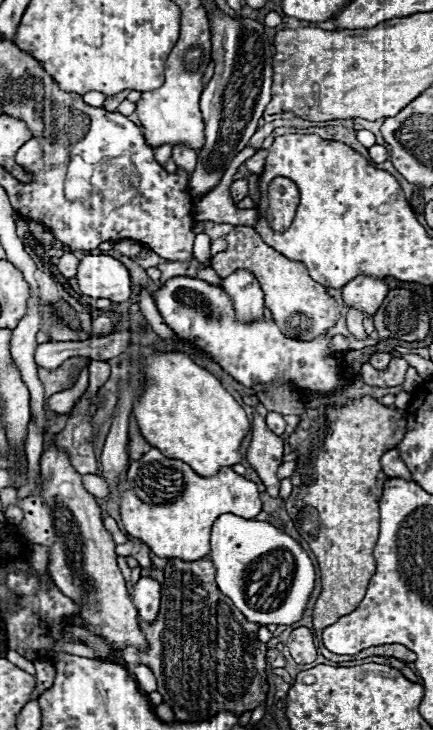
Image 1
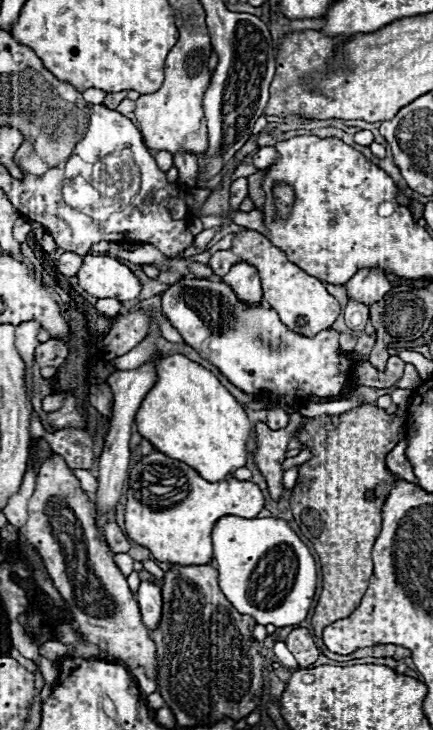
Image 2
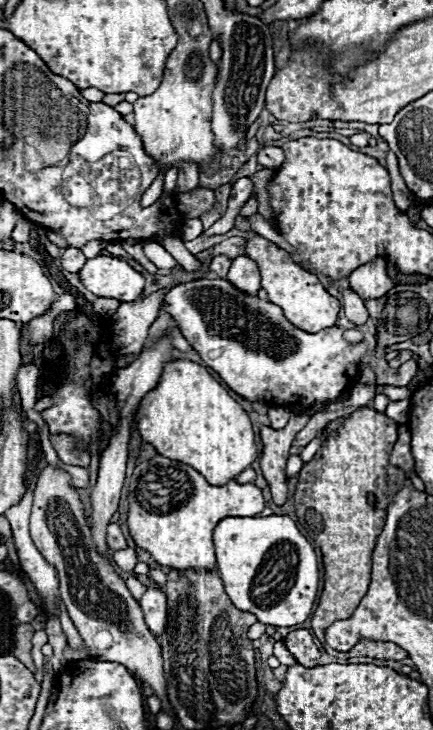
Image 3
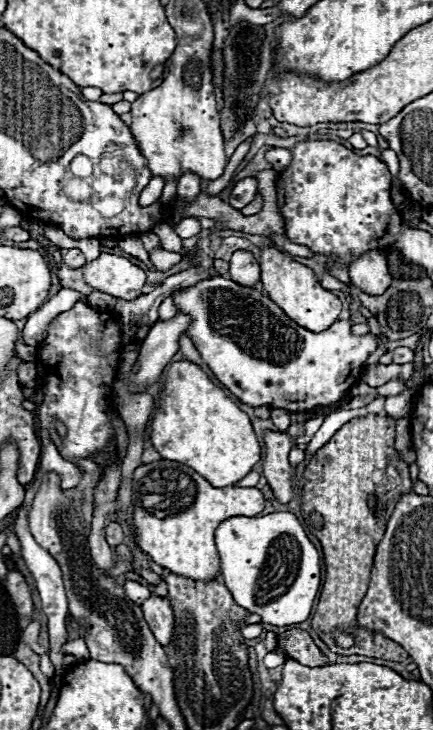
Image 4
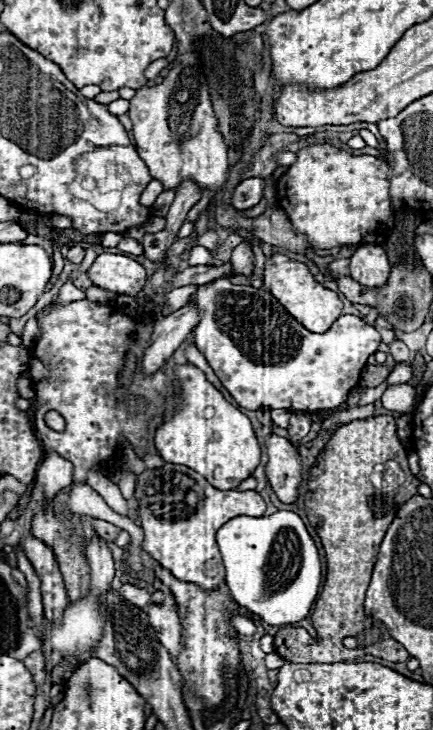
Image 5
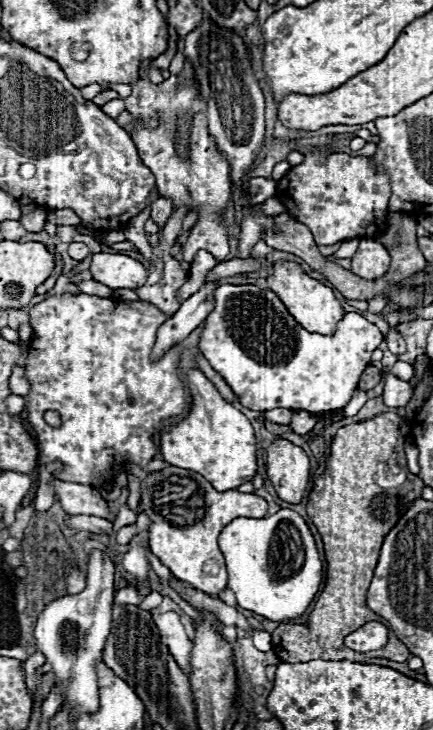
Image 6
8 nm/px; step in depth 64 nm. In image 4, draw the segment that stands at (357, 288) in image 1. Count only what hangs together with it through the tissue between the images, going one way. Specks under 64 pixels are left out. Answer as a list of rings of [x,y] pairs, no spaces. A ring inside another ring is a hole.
[[[368,252],[350,266],[350,282],[364,294],[380,296],[392,284],[384,252]]]

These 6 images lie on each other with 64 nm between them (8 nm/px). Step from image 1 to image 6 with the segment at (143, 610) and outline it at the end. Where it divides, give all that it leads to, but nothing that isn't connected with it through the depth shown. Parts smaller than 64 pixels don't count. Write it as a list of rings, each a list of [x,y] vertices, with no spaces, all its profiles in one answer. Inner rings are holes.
[[[154,612],[152,618],[160,630],[162,642],[170,648],[170,654],[174,656],[178,666],[182,670],[188,670],[188,656],[190,656],[192,644],[184,632],[184,624],[180,622],[180,616],[176,612],[164,612],[164,614]]]

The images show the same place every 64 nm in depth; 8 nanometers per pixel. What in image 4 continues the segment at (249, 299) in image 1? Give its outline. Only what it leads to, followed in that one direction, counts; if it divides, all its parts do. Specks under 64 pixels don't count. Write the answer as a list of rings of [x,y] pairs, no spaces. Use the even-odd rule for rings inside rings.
[[[234,252],[230,258],[230,280],[238,282],[240,286],[256,286],[260,280],[260,266],[251,252]]]

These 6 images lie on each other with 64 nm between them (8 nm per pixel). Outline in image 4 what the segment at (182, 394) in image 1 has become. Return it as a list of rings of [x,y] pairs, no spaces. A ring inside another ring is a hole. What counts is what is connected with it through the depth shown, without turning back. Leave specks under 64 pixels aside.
[[[188,360],[172,362],[166,370],[164,386],[154,406],[150,440],[162,458],[194,468],[216,488],[236,484],[260,460],[260,444],[246,412],[198,364]]]

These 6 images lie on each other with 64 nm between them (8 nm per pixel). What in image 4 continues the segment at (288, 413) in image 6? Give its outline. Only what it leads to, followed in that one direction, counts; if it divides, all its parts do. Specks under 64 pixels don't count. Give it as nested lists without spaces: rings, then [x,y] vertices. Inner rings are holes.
[[[274,409],[272,411],[277,411],[278,413],[277,415],[273,414],[273,416],[271,416],[275,426],[282,430],[282,432],[284,432],[284,430],[288,430],[288,426],[290,426],[290,412],[284,409]]]

